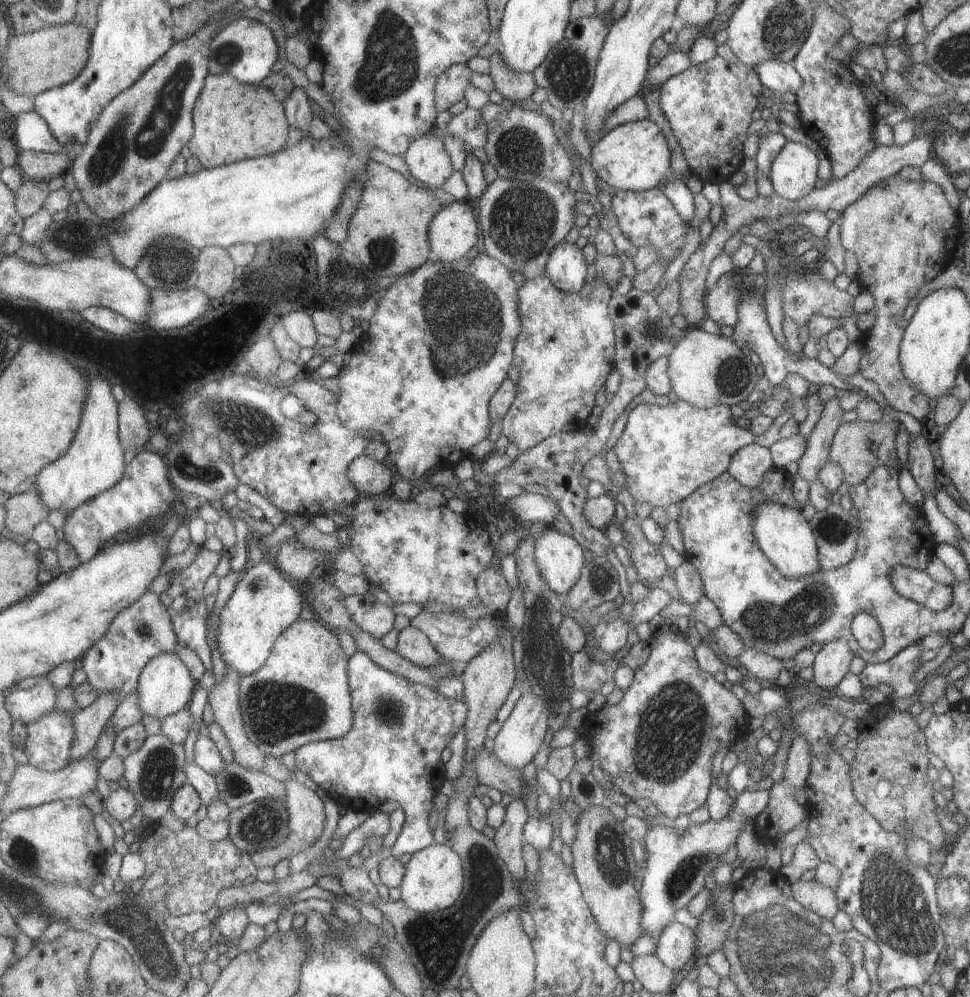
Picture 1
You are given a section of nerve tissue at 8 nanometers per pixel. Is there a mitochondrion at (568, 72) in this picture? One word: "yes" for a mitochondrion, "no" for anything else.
yes

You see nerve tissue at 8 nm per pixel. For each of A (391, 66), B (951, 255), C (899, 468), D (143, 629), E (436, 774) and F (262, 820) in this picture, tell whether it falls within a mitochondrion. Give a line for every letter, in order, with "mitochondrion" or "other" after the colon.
A: mitochondrion
B: other
C: other
D: mitochondrion
E: other
F: mitochondrion

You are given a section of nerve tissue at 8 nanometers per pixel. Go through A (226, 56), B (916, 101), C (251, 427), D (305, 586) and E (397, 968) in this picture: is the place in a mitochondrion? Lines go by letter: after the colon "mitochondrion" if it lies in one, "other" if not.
A: mitochondrion
B: other
C: mitochondrion
D: other
E: mitochondrion

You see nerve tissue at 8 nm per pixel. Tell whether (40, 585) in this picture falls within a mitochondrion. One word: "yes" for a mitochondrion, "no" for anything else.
no

